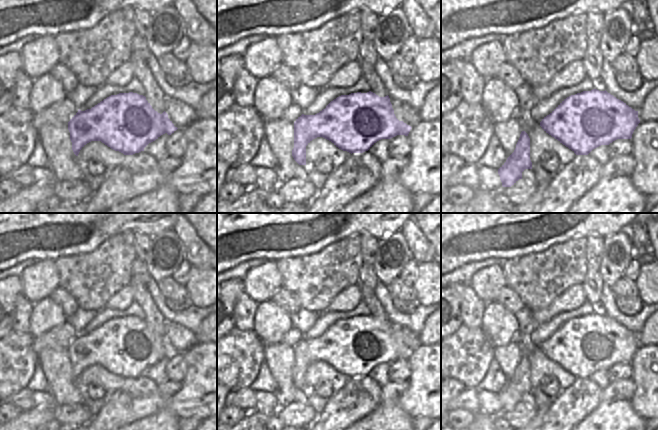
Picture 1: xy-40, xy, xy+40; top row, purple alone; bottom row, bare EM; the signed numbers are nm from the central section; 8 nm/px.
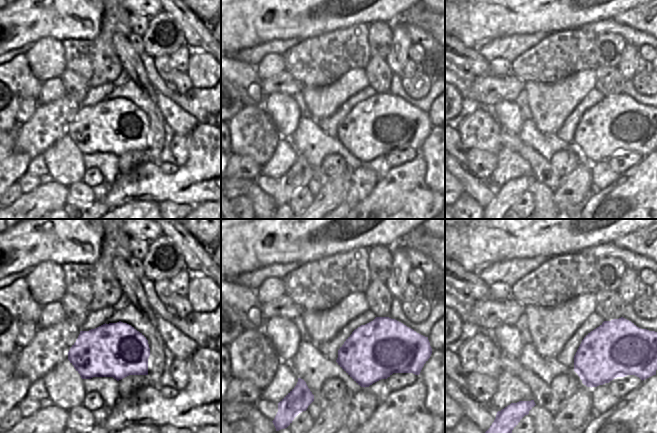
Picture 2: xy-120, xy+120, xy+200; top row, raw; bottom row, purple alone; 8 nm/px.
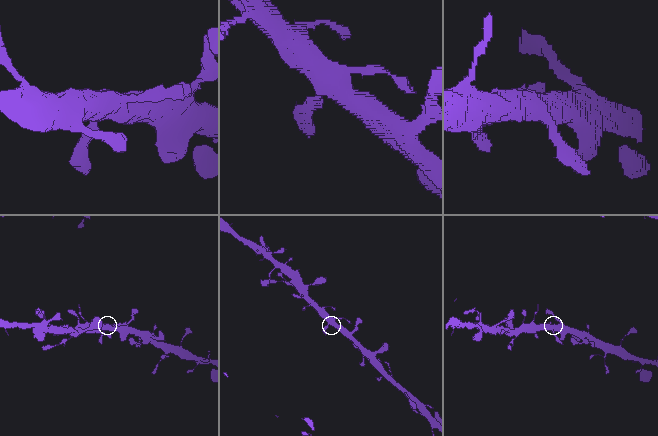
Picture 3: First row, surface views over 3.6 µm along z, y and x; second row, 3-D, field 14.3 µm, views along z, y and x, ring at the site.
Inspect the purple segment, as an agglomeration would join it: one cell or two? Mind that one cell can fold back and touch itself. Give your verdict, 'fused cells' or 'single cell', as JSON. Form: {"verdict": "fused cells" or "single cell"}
{"verdict": "single cell"}

